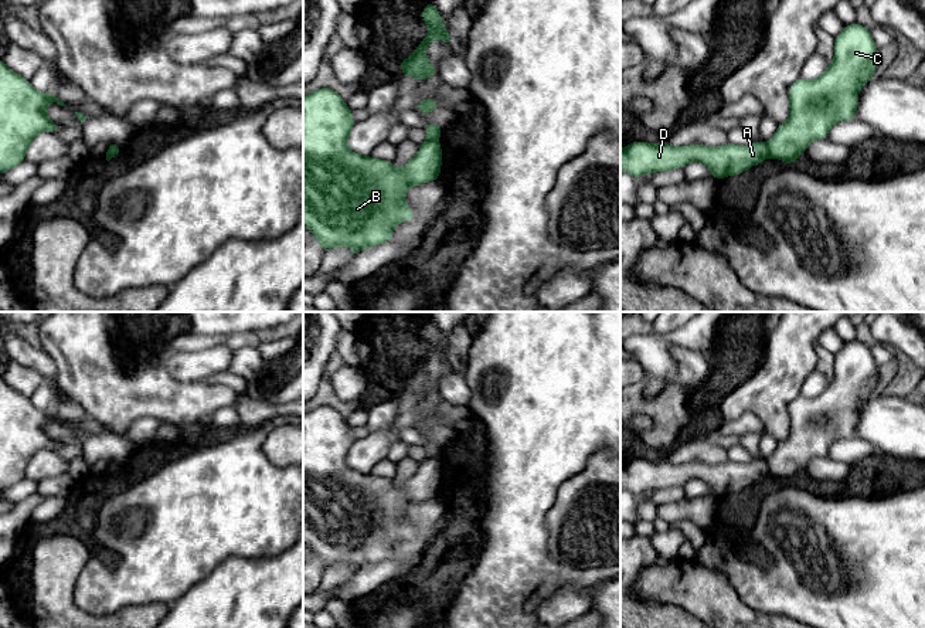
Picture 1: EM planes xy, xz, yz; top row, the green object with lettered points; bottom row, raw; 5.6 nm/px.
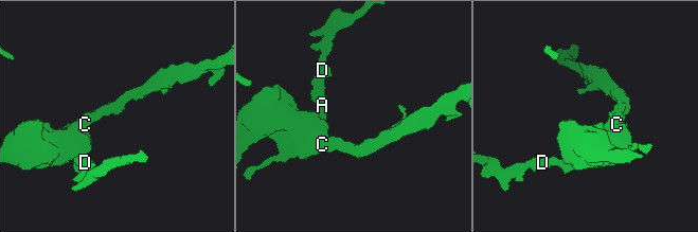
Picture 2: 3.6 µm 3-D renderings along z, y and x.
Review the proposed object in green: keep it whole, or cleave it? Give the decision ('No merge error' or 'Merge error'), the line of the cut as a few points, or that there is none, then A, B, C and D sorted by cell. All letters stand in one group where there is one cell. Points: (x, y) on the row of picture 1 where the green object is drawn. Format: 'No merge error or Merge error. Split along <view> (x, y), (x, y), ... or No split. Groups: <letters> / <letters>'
Merge error. Split along yz (764, 143), (769, 155). Groups: A D / B C

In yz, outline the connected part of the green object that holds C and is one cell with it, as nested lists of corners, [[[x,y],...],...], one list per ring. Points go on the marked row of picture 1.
[[[860,23],[844,26],[834,37],[834,57],[827,71],[816,79],[798,78],[789,86],[789,119],[778,125],[771,140],[765,145],[773,159],[792,164],[806,152],[812,140],[827,139],[830,128],[841,120],[856,119],[858,91],[875,77],[878,48],[870,28]]]

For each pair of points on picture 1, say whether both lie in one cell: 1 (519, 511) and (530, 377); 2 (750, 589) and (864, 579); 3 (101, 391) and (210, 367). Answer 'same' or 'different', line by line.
1: same
2: same
3: different

